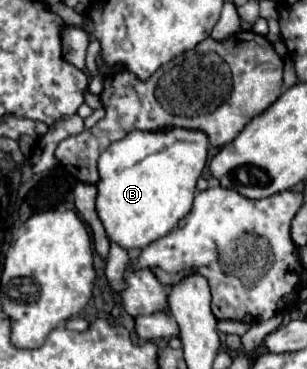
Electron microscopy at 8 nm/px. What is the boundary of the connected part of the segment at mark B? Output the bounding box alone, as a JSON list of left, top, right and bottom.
[96,128,208,250]

